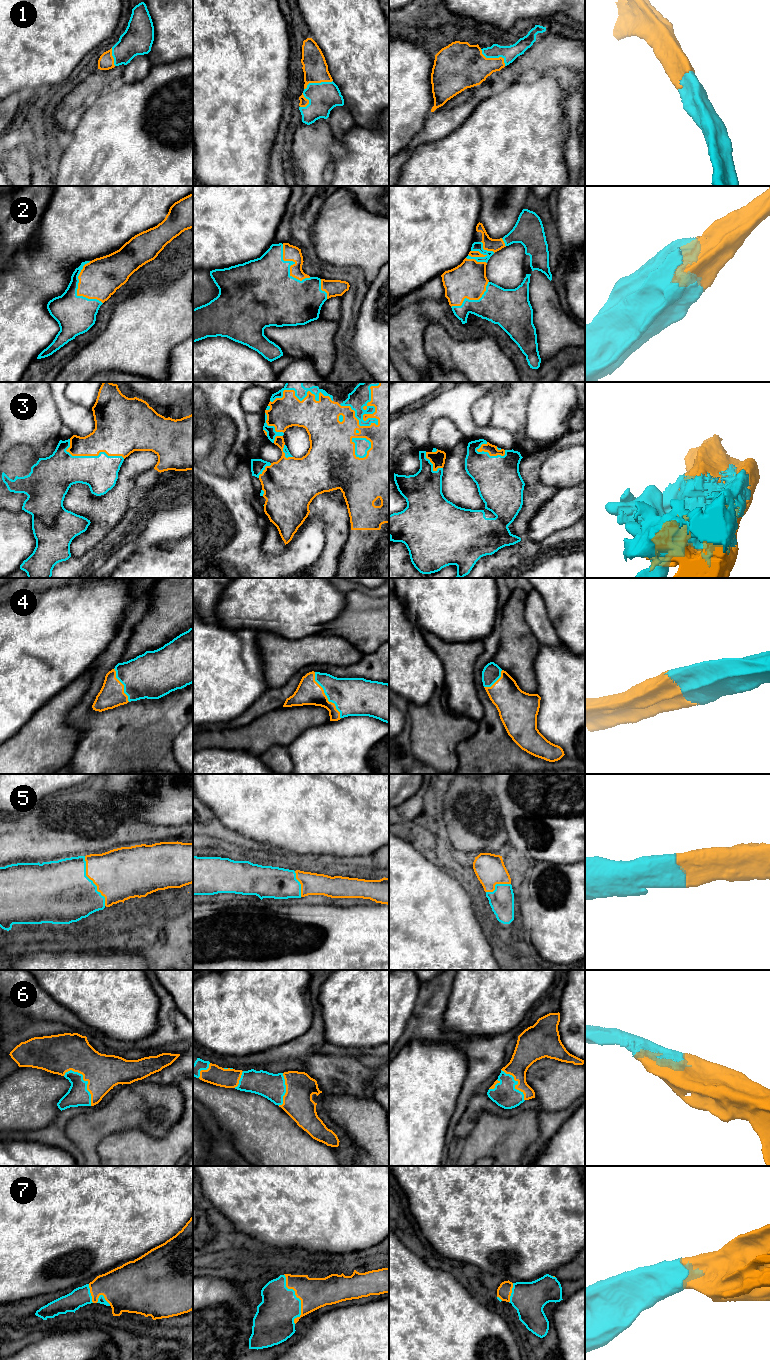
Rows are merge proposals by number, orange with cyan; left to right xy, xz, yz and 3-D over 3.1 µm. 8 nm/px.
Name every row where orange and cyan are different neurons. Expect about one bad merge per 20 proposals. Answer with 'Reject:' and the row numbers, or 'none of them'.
Reject: none of them

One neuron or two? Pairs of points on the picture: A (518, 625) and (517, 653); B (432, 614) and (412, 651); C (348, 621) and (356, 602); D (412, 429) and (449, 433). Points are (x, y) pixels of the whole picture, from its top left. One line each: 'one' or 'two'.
A: one
B: two
C: one
D: two

